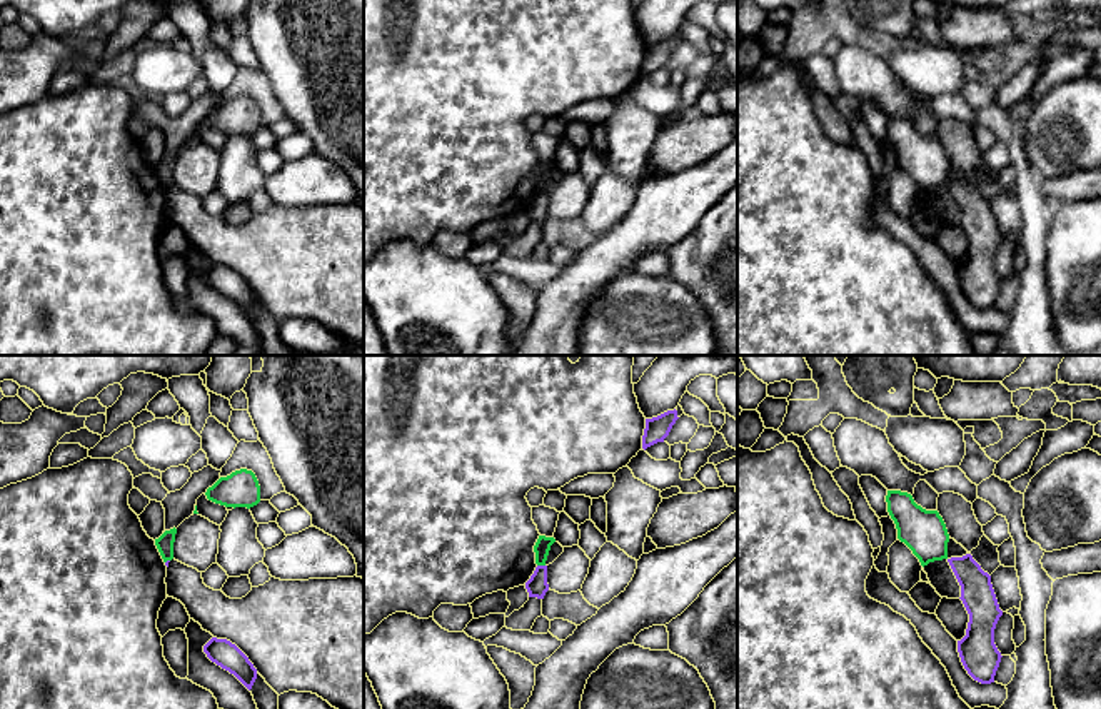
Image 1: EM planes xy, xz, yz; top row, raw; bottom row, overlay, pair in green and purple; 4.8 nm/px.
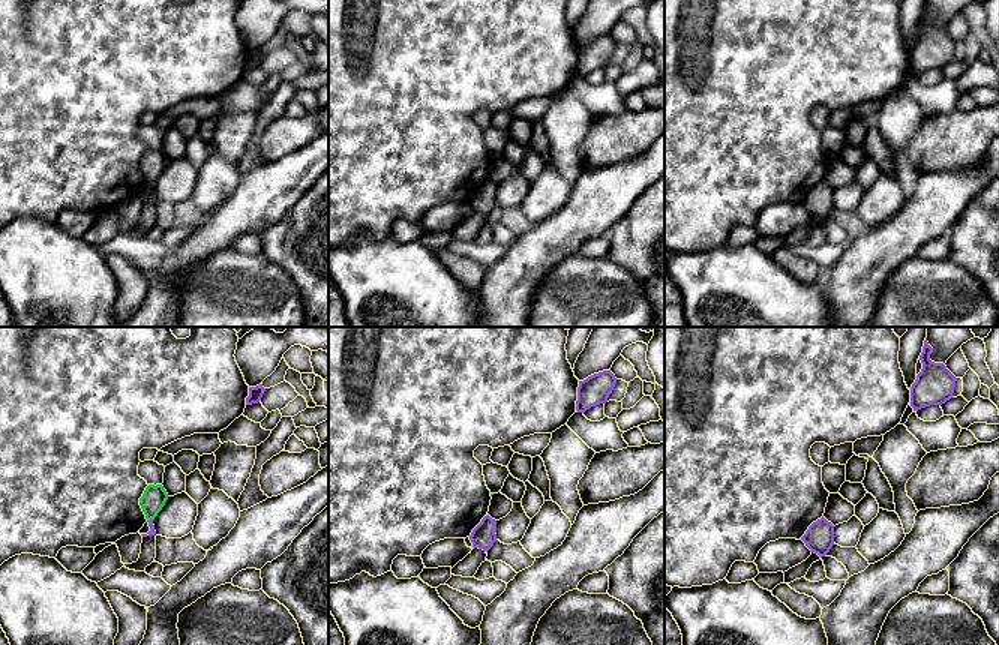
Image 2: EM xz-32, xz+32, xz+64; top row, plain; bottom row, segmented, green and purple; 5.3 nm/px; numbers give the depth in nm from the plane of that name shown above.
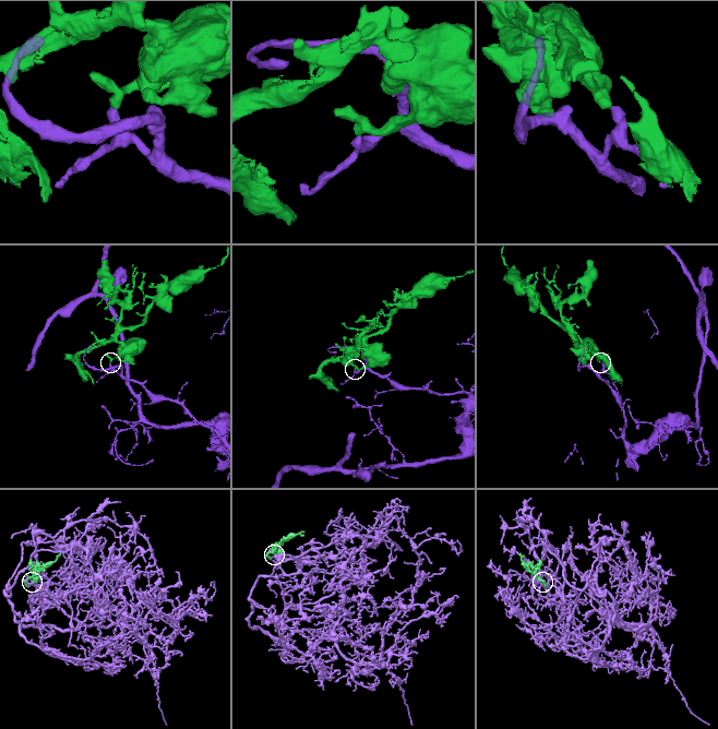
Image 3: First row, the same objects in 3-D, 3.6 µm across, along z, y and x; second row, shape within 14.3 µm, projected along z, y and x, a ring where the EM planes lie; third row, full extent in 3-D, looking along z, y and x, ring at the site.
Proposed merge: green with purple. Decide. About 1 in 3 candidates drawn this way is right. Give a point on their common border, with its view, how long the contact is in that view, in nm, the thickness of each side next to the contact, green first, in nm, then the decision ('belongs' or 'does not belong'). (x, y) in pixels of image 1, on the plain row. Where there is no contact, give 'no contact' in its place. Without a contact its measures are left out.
xz (541, 191) | 40 nm | 80/100 nm | does not belong

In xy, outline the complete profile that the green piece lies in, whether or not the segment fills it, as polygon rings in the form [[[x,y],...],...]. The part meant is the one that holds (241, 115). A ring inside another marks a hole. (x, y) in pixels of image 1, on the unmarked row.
[[[240,95],[220,103],[205,118],[207,125],[225,133],[254,133],[260,128],[260,112],[252,97]]]

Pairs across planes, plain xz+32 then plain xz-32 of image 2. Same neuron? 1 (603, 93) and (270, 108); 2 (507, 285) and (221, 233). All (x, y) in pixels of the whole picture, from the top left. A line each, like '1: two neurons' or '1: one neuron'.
1: two neurons
2: one neuron

